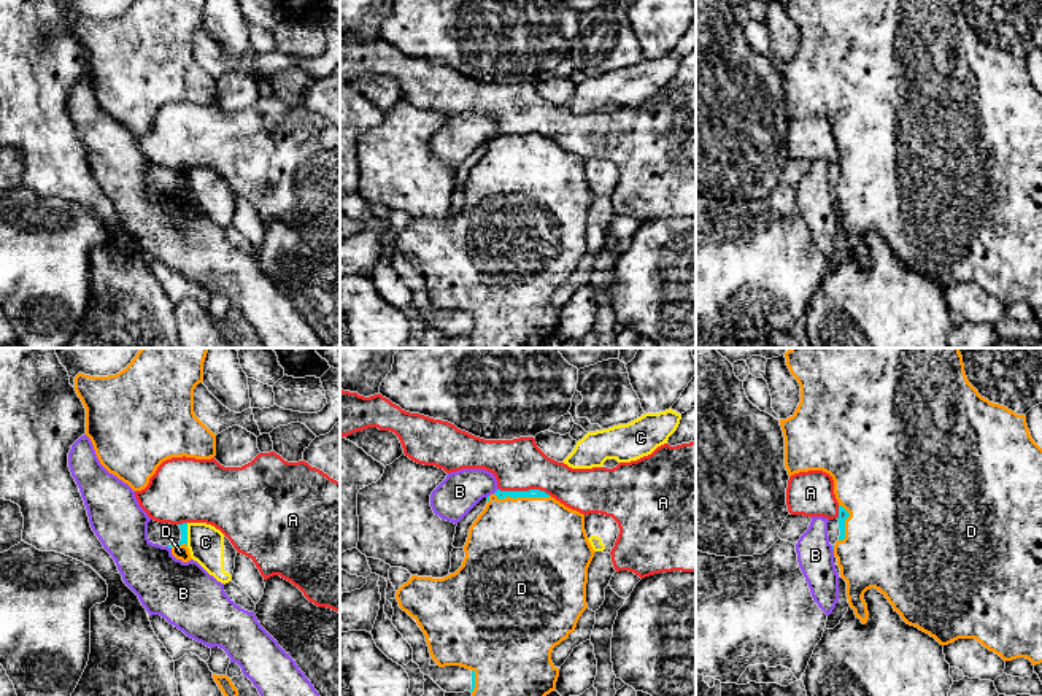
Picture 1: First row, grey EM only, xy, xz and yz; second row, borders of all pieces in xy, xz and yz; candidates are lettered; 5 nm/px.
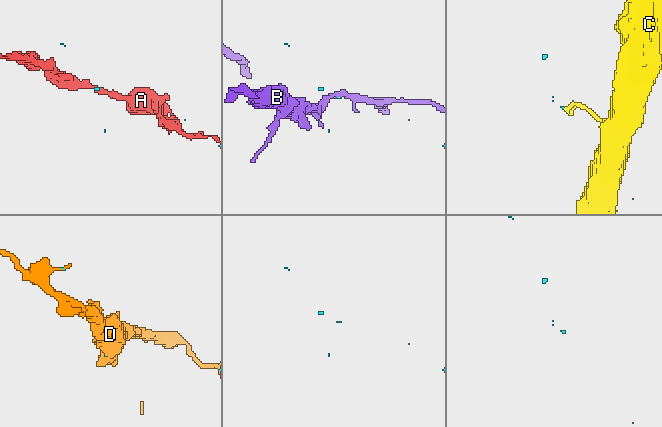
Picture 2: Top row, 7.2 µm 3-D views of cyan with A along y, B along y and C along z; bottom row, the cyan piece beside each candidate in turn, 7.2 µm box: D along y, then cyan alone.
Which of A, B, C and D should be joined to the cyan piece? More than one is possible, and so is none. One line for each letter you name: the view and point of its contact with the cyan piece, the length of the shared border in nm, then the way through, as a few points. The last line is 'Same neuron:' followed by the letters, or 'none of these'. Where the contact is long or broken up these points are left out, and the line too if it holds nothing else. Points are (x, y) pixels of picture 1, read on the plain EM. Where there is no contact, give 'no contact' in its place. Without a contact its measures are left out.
D: xz (523, 140) | 280 nm
Same neuron: D

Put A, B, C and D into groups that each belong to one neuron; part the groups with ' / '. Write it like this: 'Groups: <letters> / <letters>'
Groups: A / B / C / D

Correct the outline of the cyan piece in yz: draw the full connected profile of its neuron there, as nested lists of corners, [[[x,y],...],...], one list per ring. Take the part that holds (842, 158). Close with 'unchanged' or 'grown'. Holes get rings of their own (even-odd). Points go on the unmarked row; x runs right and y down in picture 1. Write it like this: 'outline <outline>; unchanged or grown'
outline [[[785,0],[791,19],[801,30],[801,46],[793,60],[780,64],[785,81],[788,119],[823,114],[834,124],[839,146],[839,184],[832,189],[840,221],[847,226],[847,242],[856,262],[867,267],[864,237],[878,234],[894,256],[940,289],[958,283],[975,283],[1004,305],[1026,302],[1042,307],[1042,92],[1032,84],[1025,59],[982,41],[969,27],[963,0]]]; grown

